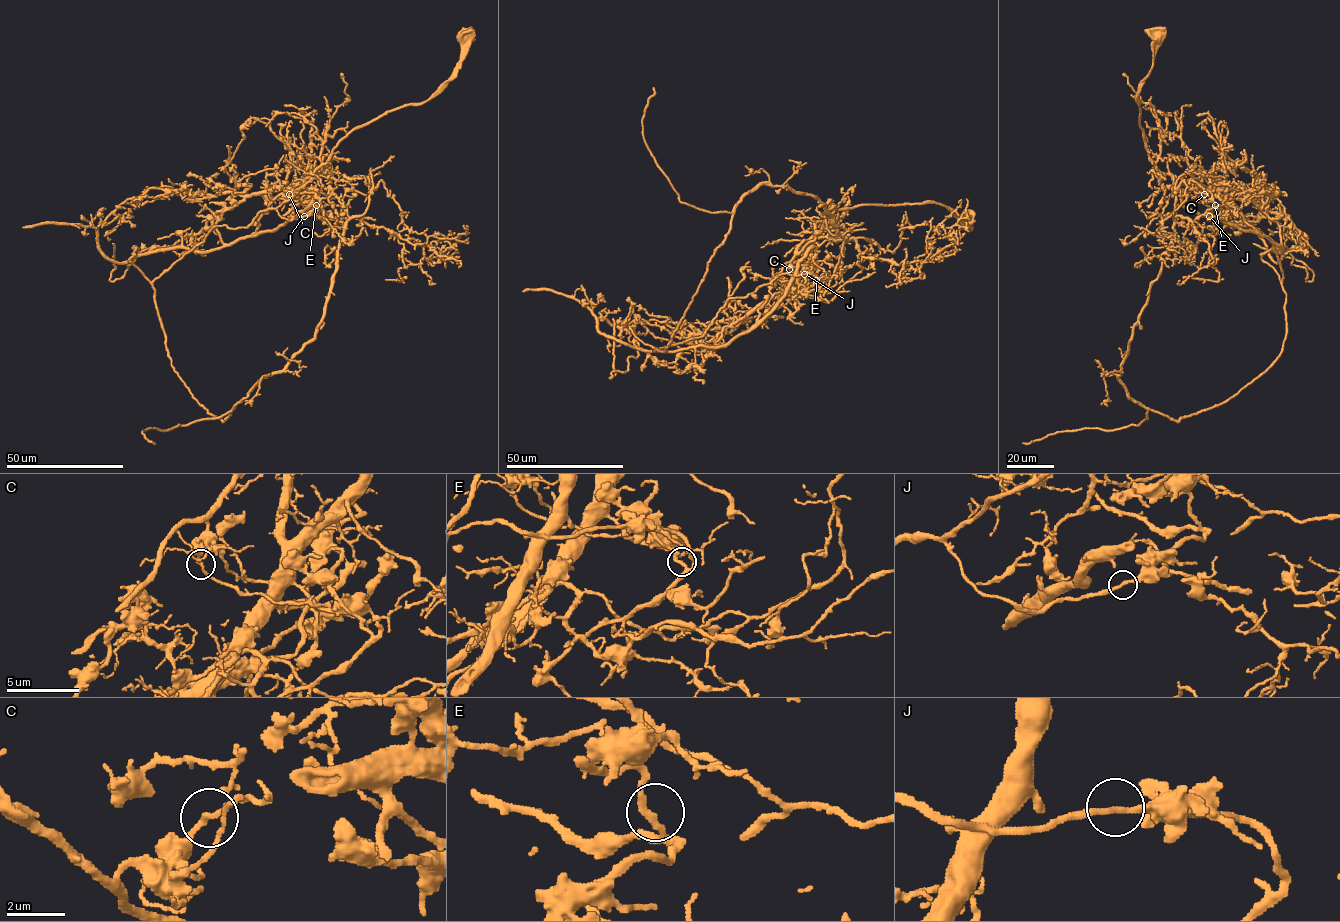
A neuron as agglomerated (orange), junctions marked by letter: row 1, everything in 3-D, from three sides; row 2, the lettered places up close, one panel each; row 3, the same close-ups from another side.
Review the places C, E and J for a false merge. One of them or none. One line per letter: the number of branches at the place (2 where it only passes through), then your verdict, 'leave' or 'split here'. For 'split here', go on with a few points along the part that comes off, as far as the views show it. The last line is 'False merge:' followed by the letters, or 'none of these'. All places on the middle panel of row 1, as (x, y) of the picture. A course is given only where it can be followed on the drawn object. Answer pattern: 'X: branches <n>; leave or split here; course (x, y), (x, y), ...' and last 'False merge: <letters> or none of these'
C: branches 2; split here; course (789, 269), (654, 351), (762, 184), (815, 197), (843, 239), (893, 251), (924, 224), (951, 250)
E: branches 2; leave
J: branches 2; leave
False merge: C

